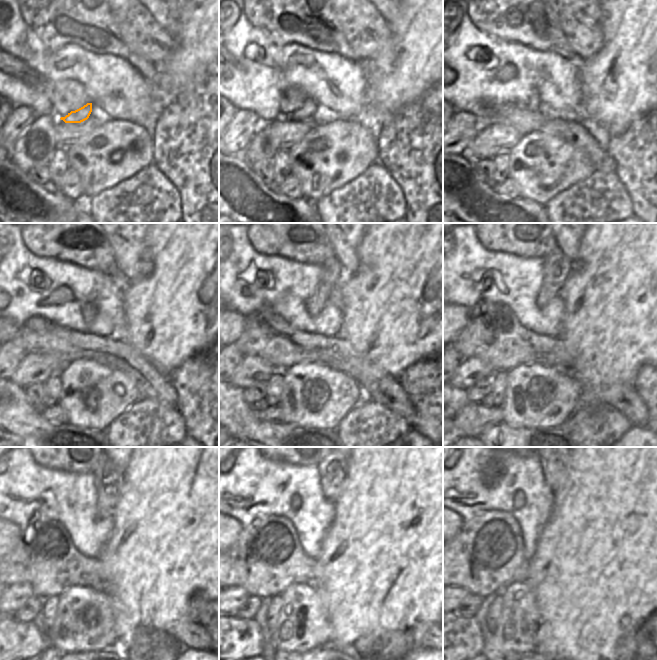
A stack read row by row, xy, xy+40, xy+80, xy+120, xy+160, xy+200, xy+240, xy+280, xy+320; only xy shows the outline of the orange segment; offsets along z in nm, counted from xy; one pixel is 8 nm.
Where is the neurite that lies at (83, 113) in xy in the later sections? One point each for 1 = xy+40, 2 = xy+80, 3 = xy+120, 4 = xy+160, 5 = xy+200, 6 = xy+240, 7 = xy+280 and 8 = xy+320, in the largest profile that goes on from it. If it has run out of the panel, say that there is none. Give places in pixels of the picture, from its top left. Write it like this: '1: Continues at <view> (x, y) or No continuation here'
1: Continues at xy+40 (305, 113)
2: Continues at xy+80 (533, 105)
3: Continues at xy+120 (88, 309)
4: Continues at xy+160 (332, 272)
5: Continues at xy+200 (557, 267)
6: Continues at xy+240 (108, 475)
7: Continues at xy+280 (332, 467)
8: Continues at xy+320 (555, 467)

